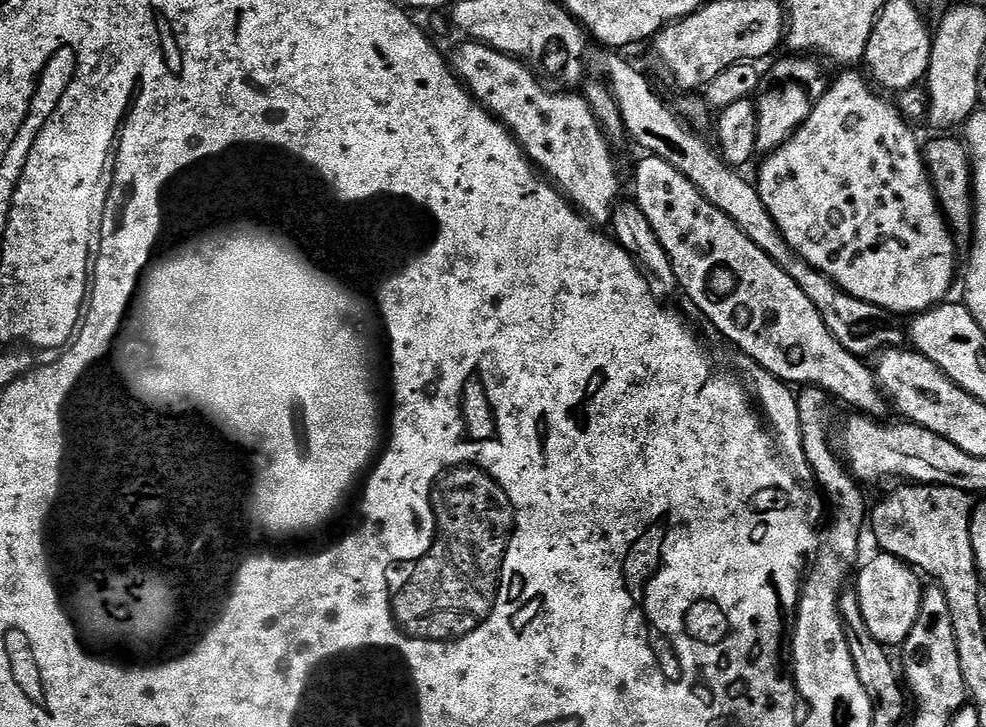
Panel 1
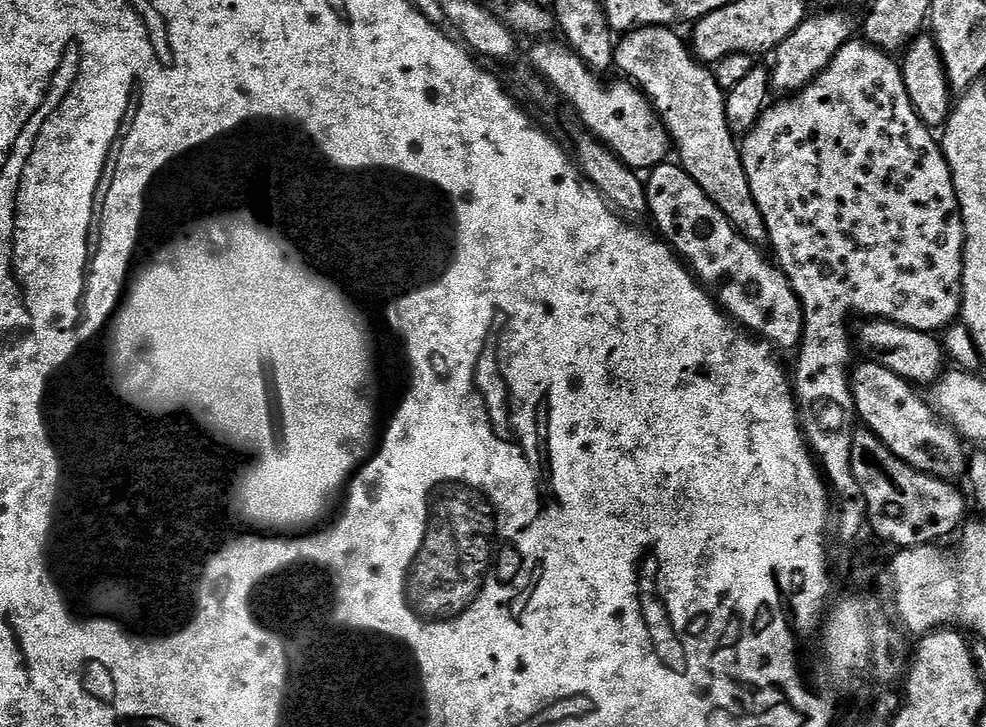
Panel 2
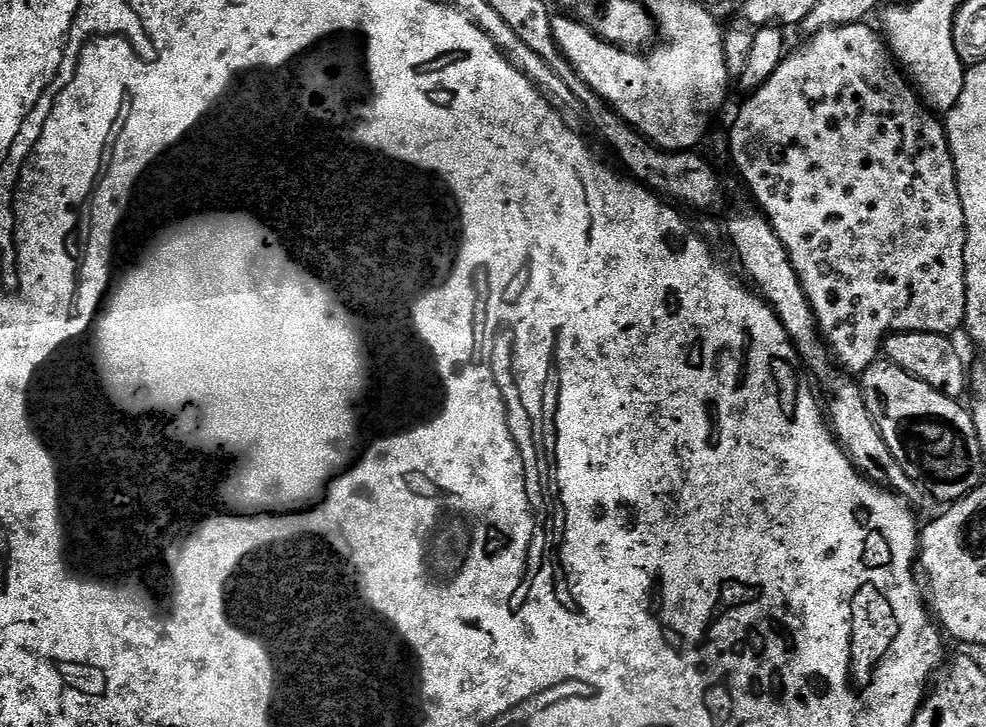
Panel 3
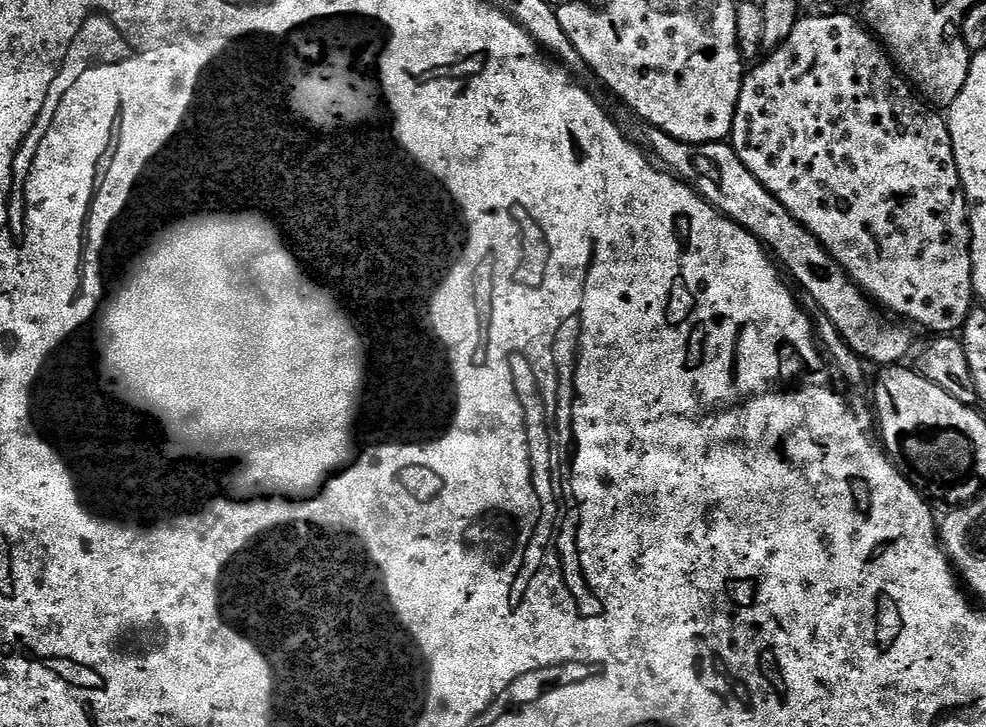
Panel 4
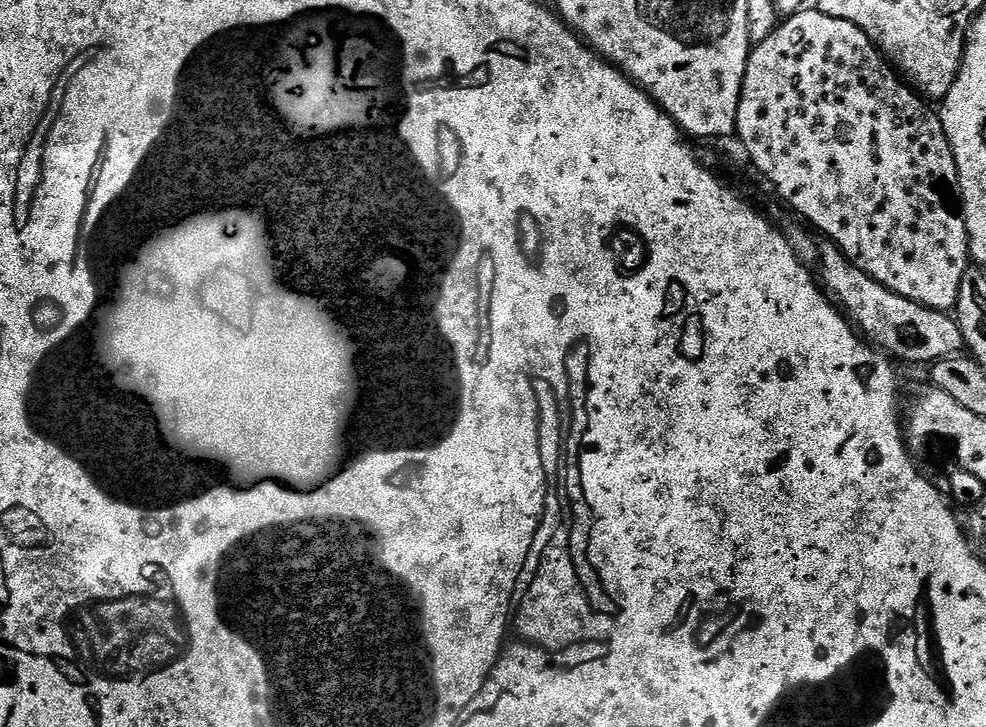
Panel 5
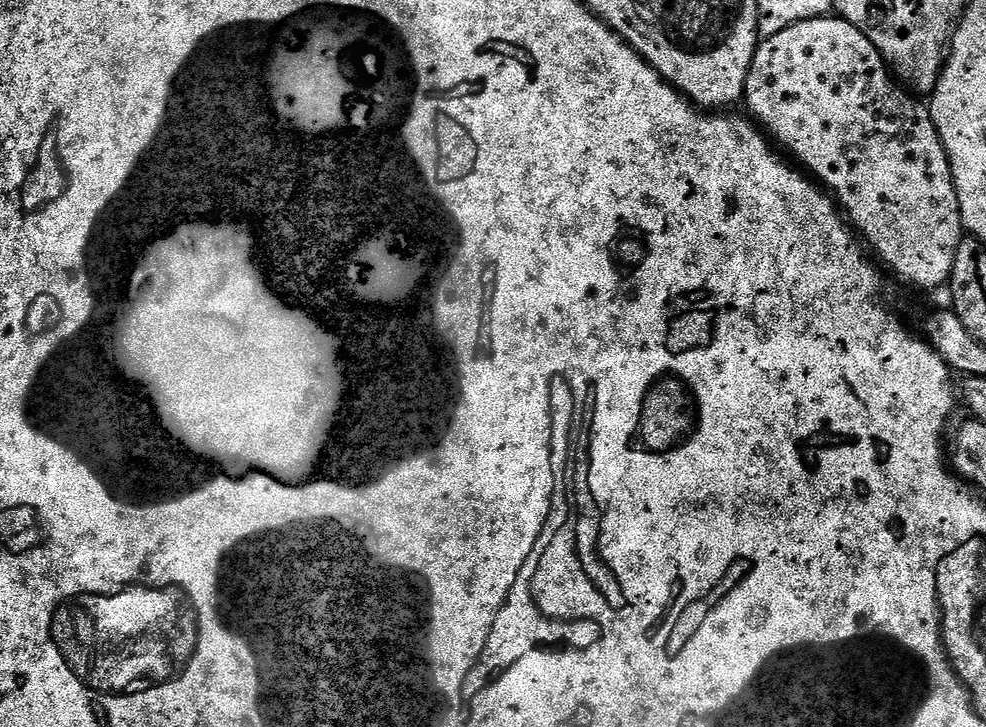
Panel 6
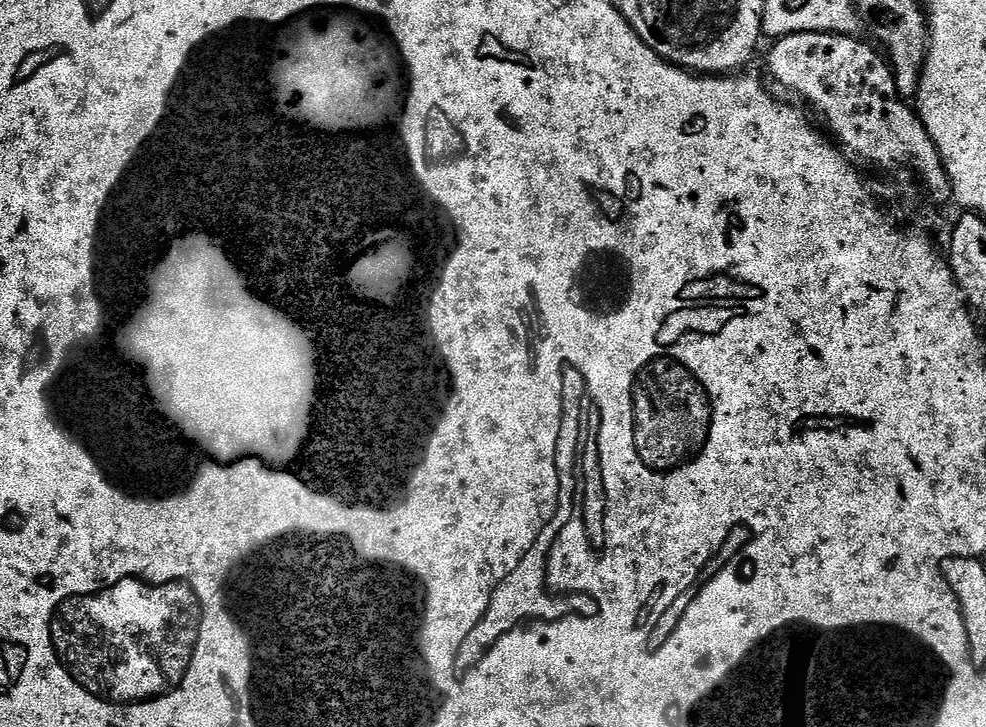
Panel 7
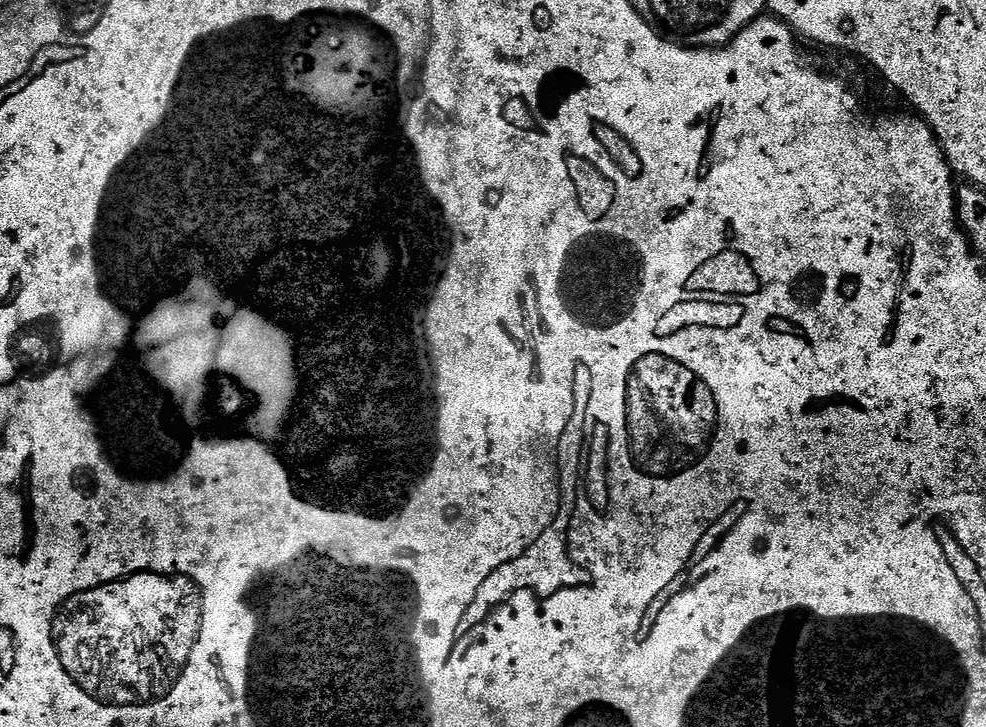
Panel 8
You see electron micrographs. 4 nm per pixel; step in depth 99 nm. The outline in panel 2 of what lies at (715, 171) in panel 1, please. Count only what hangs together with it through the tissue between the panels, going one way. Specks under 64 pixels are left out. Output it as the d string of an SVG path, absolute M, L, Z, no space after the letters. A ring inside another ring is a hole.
M875 318L865 319L861 324L864 325L861 326L860 333L855 333L854 340L859 351L861 348L871 363L886 366L886 370L898 374L916 386L928 386L940 379L946 368L946 353L943 343L933 333Z

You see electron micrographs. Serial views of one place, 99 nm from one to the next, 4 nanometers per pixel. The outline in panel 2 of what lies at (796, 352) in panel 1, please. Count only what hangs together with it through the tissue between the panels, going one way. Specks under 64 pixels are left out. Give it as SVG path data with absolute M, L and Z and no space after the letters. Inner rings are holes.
M665 162L651 169L646 176L646 187L655 231L671 244L672 251L688 265L721 309L741 329L763 338L773 349L795 349L802 339L804 315L800 299L779 267L729 222L679 163ZM857 363L850 372L856 415L863 427L874 433L898 458L902 458L902 462L919 472L933 472L941 478L952 478L955 472L963 473L966 468L966 444L960 433L925 397L923 400L916 393L919 391L909 381L886 370L886 366L881 364L863 363Z

